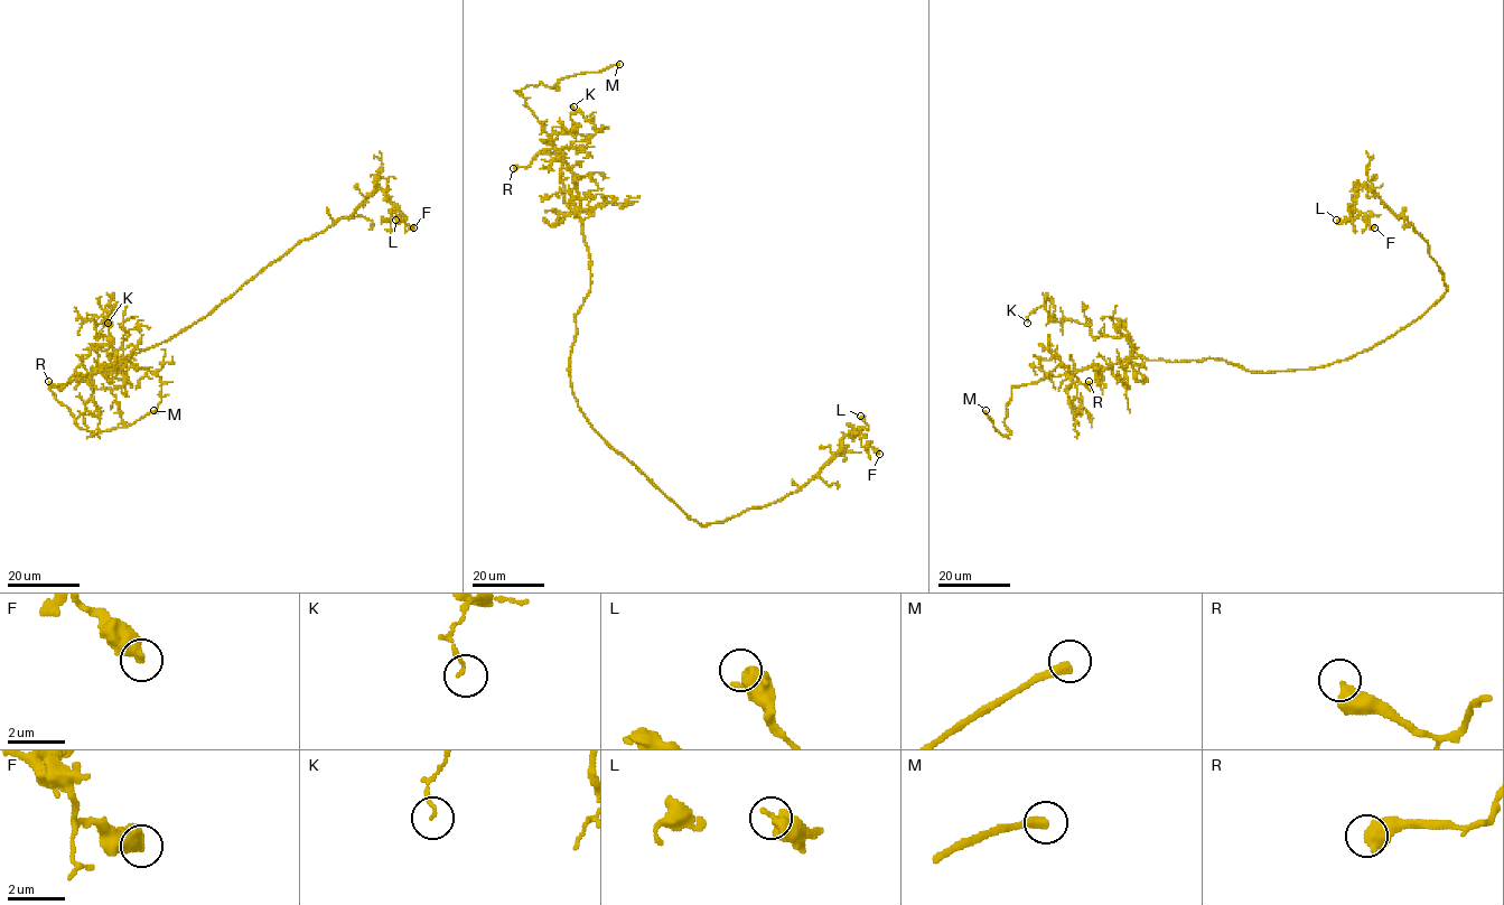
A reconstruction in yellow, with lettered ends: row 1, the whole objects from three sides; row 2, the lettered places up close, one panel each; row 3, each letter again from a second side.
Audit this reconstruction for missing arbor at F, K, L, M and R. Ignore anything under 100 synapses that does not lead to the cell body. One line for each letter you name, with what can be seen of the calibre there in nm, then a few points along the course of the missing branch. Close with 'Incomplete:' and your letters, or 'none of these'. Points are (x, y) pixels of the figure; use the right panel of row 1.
M: 360 nm | (986, 410), (989, 409), (983, 410), (971, 393)
Incomplete: M

